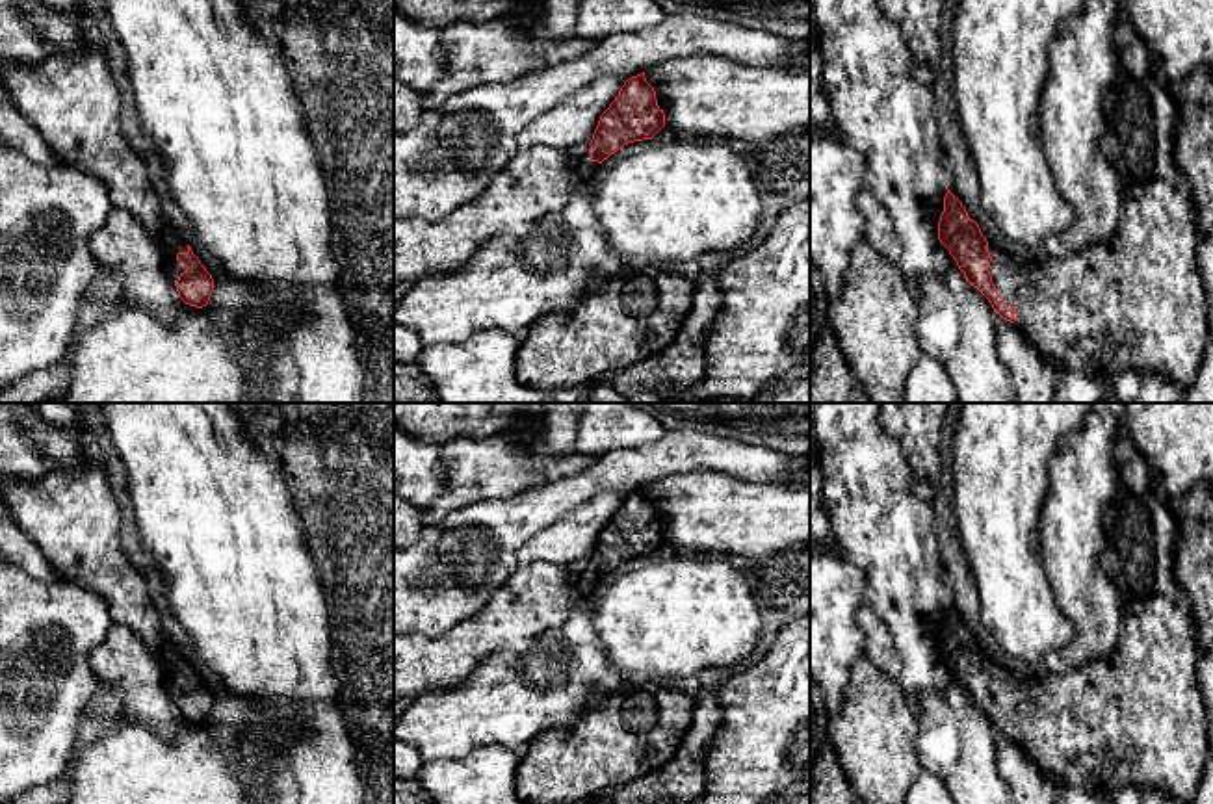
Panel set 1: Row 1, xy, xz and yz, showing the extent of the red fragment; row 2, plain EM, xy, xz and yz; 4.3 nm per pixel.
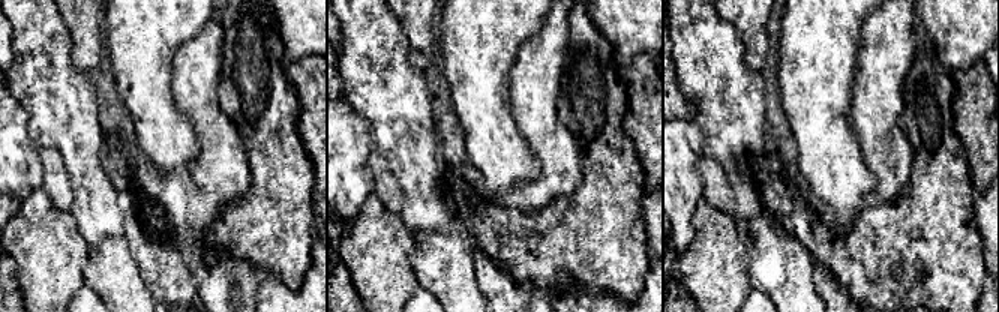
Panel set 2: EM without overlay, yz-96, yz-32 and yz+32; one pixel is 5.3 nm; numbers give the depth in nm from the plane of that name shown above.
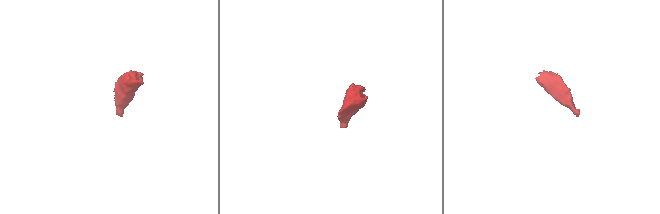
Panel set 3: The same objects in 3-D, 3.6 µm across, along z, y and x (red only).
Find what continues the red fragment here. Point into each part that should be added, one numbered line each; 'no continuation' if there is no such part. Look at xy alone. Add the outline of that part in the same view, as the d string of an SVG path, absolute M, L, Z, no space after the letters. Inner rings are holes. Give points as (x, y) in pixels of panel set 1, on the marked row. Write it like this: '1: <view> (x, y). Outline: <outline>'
1: xy (171, 242). Outline: M169 227L162 228L158 241L165 254L167 275L173 280L173 284L176 284L178 277L188 269L184 264L176 260L178 253L188 253L186 241L176 230Z

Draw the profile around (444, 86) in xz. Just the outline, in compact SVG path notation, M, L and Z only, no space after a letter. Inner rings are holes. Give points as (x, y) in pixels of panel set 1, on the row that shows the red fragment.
M505 15L485 22L457 22L438 30L438 33L444 58L442 74L429 91L422 93L424 110L433 110L461 91L485 84L509 84L554 63L574 59L600 43L600 39L578 35L555 39L537 17L520 15Z

